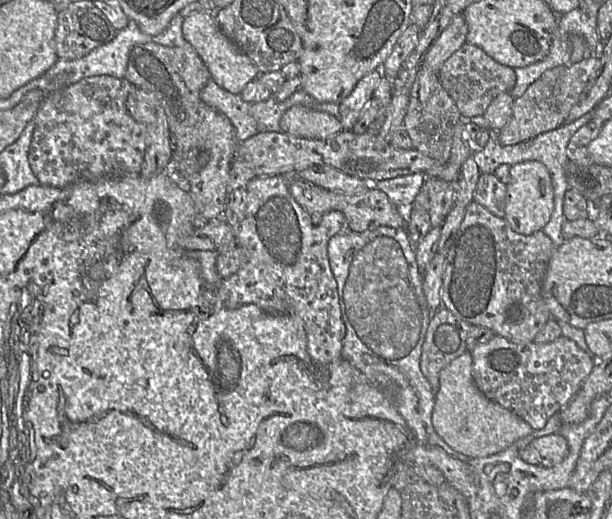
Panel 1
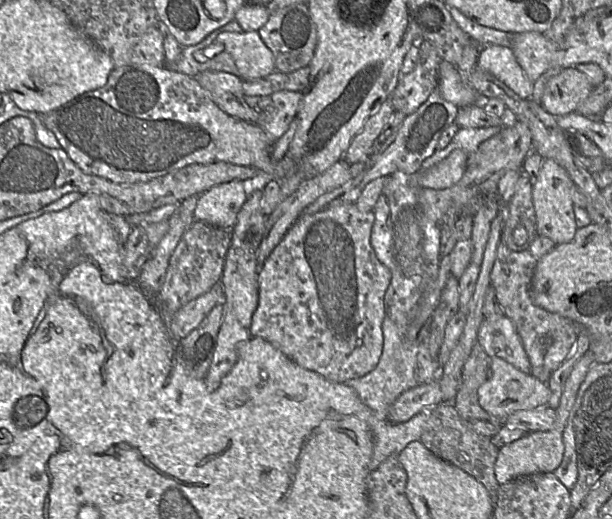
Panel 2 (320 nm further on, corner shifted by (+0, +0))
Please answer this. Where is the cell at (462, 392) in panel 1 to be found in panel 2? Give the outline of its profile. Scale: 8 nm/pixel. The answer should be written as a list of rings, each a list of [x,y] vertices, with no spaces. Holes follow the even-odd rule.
[[[502,358],[489,359],[489,376],[478,389],[480,406],[489,414],[505,421],[512,413],[519,410],[529,410],[546,405],[549,399],[549,388],[531,373],[524,373]]]

